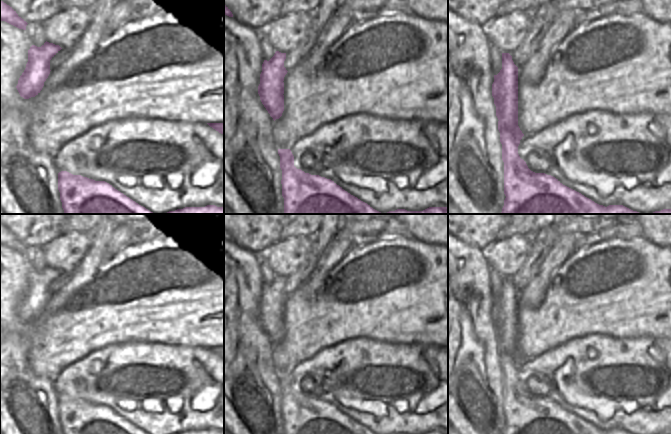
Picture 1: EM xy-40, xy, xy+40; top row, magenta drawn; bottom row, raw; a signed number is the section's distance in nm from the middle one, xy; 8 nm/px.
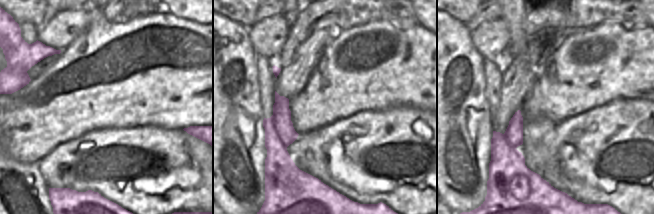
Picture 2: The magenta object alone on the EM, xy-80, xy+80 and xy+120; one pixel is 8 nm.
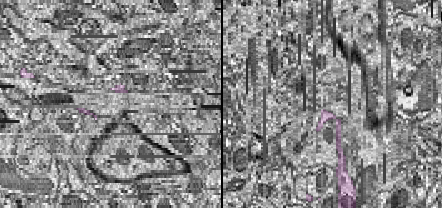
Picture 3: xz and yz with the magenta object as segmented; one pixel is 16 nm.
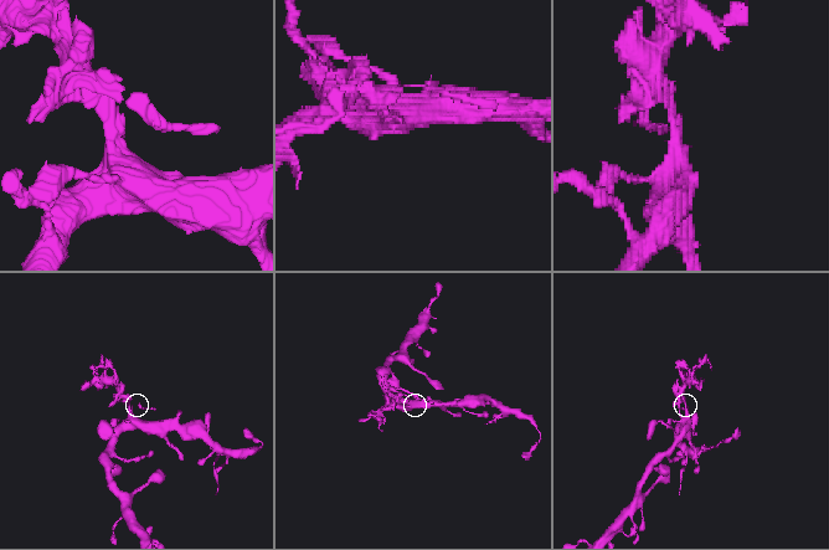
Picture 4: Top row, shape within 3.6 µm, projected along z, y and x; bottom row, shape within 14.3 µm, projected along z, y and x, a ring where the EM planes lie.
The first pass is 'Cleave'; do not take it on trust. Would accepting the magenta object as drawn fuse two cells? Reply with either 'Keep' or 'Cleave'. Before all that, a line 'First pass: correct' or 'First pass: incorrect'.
First pass: correct
Cleave.

